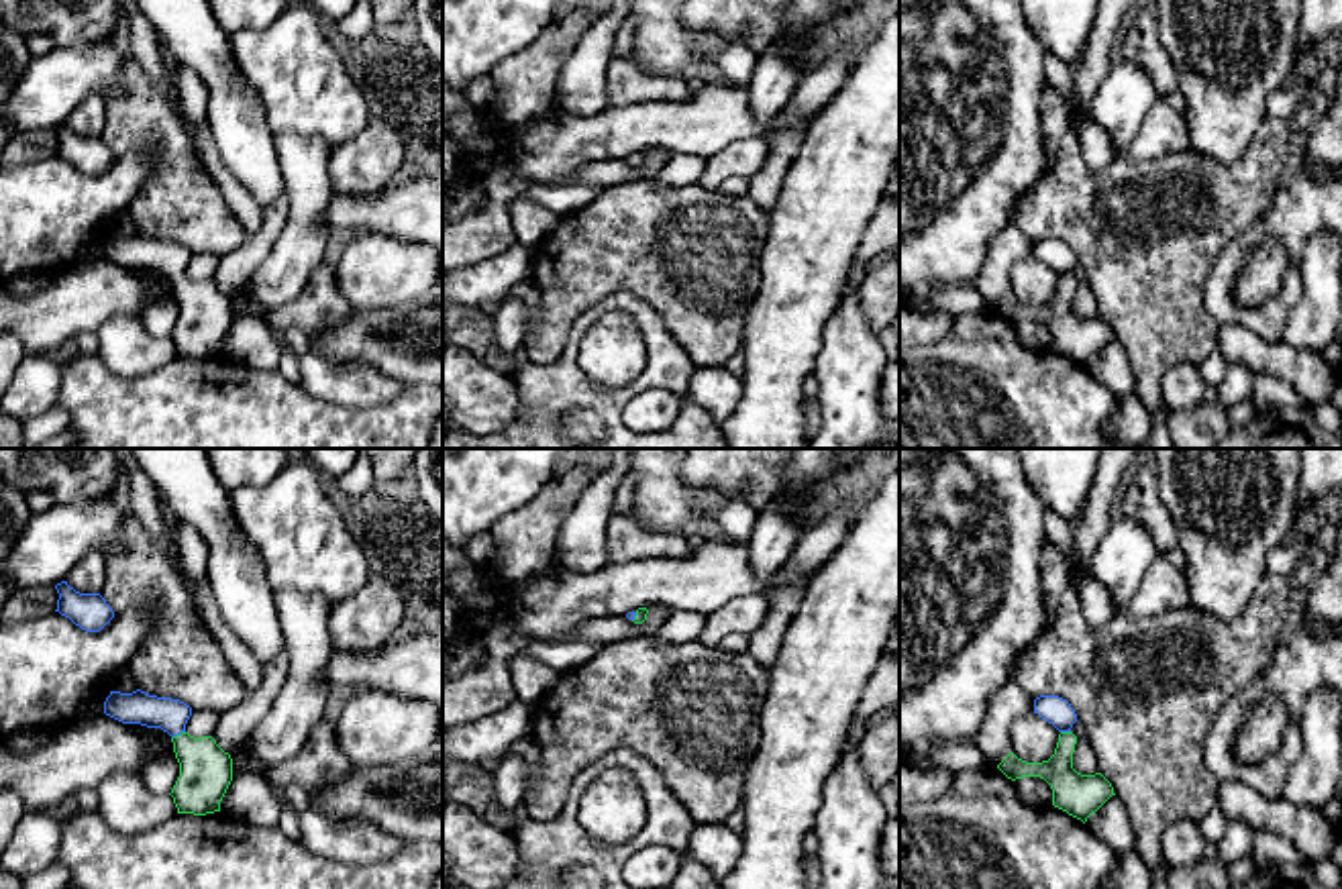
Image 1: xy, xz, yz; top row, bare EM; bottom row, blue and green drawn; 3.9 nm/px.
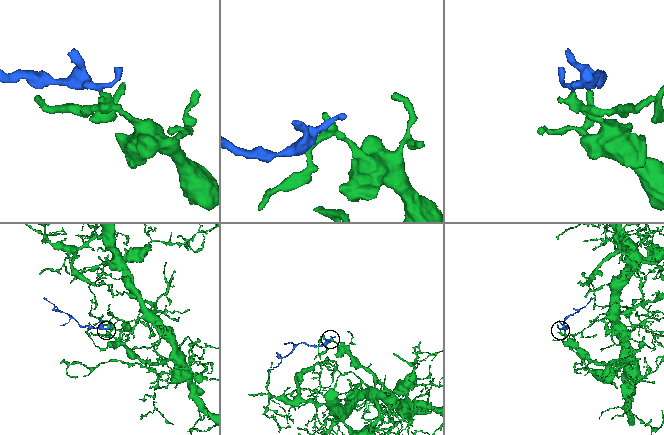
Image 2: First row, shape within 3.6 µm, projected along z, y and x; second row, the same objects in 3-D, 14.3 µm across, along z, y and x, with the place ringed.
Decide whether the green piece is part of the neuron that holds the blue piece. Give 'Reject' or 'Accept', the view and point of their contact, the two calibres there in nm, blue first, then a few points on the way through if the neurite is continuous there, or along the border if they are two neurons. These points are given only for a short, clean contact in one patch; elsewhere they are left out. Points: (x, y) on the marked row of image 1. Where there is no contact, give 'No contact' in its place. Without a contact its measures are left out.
Accept. Touches blue at xy (178, 733). Thickness 130 nm (blue) against 200 nm. Path across: xy (141, 708), (158, 712), (178, 733), (204, 769)

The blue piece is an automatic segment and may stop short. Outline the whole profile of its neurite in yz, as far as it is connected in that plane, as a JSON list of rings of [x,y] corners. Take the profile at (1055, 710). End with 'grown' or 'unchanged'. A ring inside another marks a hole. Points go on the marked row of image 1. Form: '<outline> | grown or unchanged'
[[[1040,695],[1034,699],[1034,714],[1061,732],[1054,754],[1042,763],[1026,763],[1010,752],[997,769],[1012,781],[1022,777],[1044,779],[1052,789],[1052,805],[1085,824],[1091,814],[1116,795],[1114,787],[1101,773],[1081,775],[1073,769],[1077,736],[1071,728],[1077,714],[1067,699]]] | grown

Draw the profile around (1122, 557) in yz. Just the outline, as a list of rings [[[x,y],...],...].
[[[1124,516],[1095,544],[1089,569],[1116,608],[1124,612],[1158,555],[1150,532],[1140,522]]]

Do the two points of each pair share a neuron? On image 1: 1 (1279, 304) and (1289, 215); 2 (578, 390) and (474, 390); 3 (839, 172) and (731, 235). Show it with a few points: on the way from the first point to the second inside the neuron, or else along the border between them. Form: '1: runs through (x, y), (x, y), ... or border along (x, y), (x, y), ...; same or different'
1: runs through (1241, 315), (1224, 298), (1224, 270), (1251, 239); same
2: border along (508, 376), (519, 400), (519, 414), (510, 427); different
3: border along (769, 215), (769, 233), (759, 262); different

